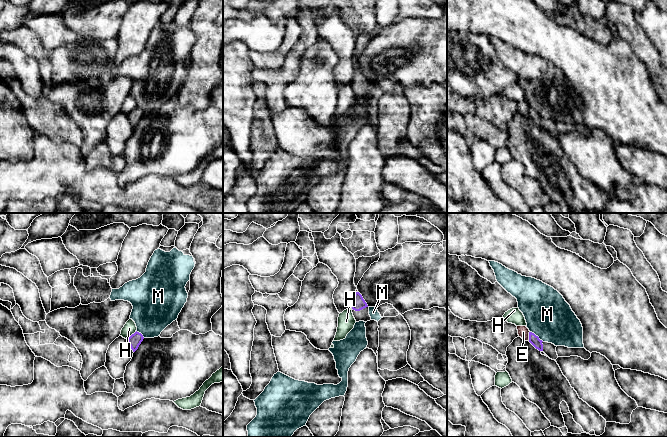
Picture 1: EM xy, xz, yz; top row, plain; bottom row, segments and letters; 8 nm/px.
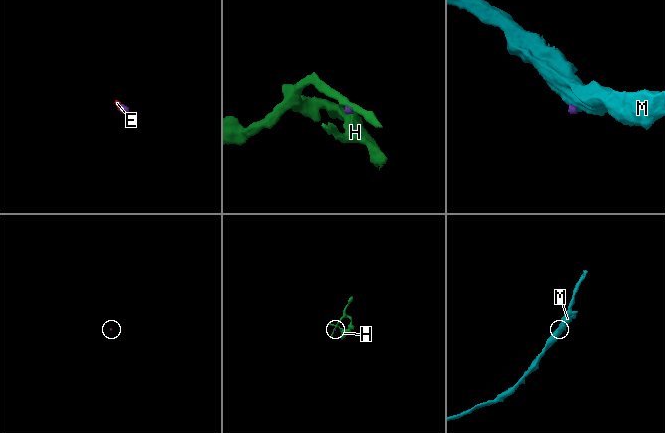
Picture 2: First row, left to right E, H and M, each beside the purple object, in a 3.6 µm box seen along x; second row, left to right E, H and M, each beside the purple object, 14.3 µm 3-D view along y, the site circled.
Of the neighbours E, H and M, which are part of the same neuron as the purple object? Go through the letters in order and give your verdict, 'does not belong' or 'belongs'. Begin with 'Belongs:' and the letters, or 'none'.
Belongs: E
E: belongs
H: does not belong
M: does not belong

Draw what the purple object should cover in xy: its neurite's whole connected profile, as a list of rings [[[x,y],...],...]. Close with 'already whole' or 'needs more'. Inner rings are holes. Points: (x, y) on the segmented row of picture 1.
[[[137,331],[134,334],[132,334],[129,338],[127,338],[127,341],[133,352],[135,352],[138,349],[143,339],[143,335]]]; already whole

